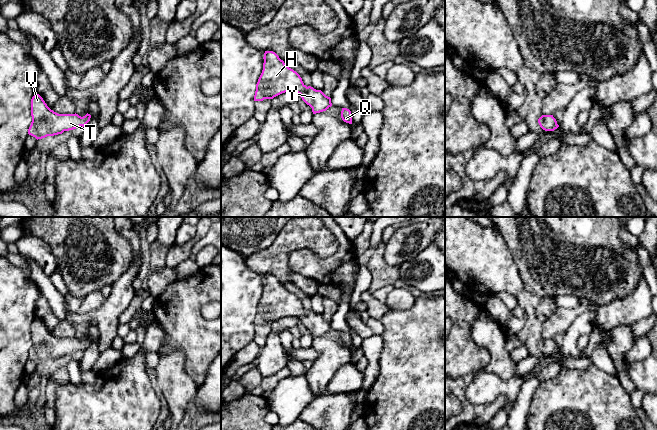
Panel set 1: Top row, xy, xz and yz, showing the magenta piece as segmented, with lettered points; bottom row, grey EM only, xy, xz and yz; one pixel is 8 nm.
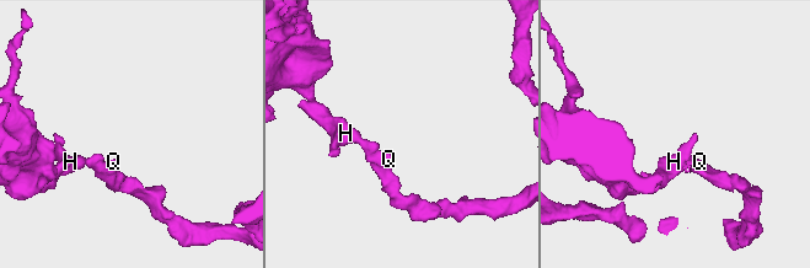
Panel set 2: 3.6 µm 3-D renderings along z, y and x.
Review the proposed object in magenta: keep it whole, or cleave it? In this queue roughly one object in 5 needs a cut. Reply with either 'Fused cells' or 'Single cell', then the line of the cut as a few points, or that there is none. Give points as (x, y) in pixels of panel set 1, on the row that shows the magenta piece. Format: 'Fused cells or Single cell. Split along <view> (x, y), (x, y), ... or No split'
Single cell. No split

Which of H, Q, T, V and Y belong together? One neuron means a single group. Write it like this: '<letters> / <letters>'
H Q T V Y

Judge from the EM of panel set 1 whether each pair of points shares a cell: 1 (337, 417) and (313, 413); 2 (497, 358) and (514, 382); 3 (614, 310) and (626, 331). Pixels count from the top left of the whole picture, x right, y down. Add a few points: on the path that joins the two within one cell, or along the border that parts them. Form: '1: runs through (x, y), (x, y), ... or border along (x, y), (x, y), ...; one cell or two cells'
1: runs through (331, 412), (324, 407), (319, 412); one cell
2: border along (515, 375), (502, 381); two cells
3: border along (631, 324), (619, 324), (606, 331); two cells

